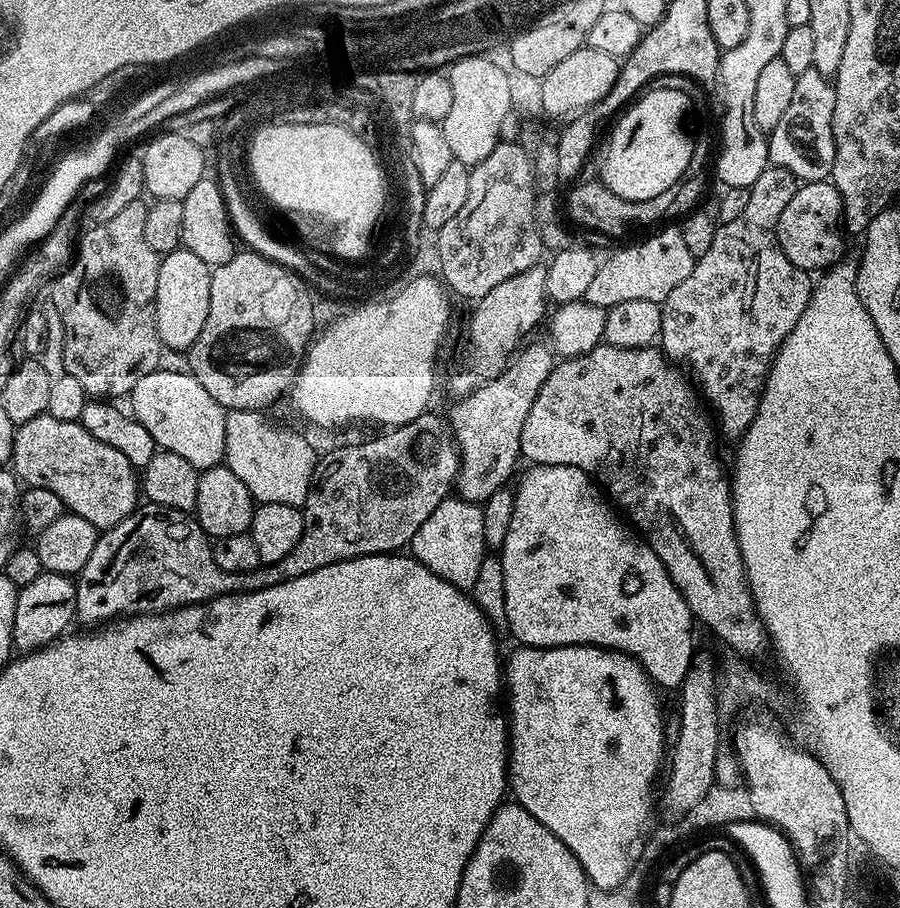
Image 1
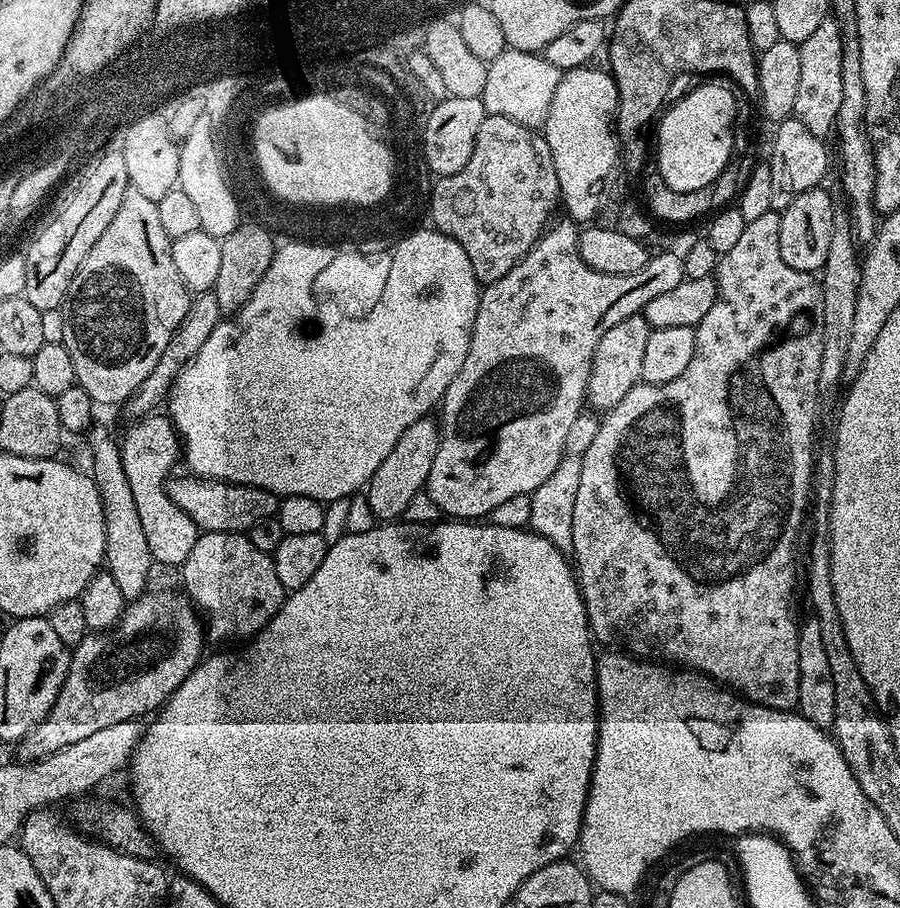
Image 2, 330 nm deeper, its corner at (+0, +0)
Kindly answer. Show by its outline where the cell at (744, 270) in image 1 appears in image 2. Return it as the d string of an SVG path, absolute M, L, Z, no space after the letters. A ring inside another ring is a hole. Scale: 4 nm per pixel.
M773 210L773 211L771 211L771 212L767 212L767 213L766 213L766 214L762 214L762 215L761 215L761 217L759 217L759 218L756 218L756 219L755 219L755 220L754 220L754 222L750 222L750 223L749 223L749 224L745 224L745 226L744 226L744 229L743 229L743 230L742 230L742 235L741 235L741 236L739 236L739 237L738 237L738 243L737 243L737 244L736 244L736 245L734 245L734 246L733 246L733 247L732 247L732 248L731 248L731 249L730 249L730 250L726 250L726 251L725 251L725 252L723 252L723 253L722 253L722 255L721 255L721 256L720 256L720 257L719 257L719 260L718 260L718 263L717 263L717 265L716 265L716 271L715 271L715 273L714 273L714 279L715 279L715 282L716 282L716 301L715 301L715 302L714 302L714 306L710 306L710 314L706 314L706 318L702 318L702 322L701 322L701 323L700 323L700 324L698 324L698 325L696 325L696 327L695 327L695 329L696 329L696 345L695 345L695 346L694 346L694 358L690 358L690 366L686 366L686 370L682 370L682 374L678 374L678 378L674 378L674 382L666 382L666 383L665 383L665 384L646 384L646 383L643 383L643 382L641 382L641 383L639 383L639 384L635 384L635 385L634 385L634 387L632 387L632 389L631 389L631 390L630 390L630 394L626 394L626 398L622 398L622 402L618 402L618 406L614 406L614 407L613 407L613 408L609 408L609 409L607 409L607 412L606 412L606 415L605 415L605 416L608 416L608 417L606 417L606 418L605 418L605 416L604 416L604 417L603 417L603 420L602 420L602 421L601 421L601 422L600 422L600 429L599 429L599 430L598 430L598 432L597 432L597 433L596 433L596 435L595 435L595 437L594 437L594 442L592 442L592 443L591 443L591 445L590 445L590 446L589 446L589 447L587 447L587 449L586 449L586 452L585 452L585 453L584 453L584 455L582 455L582 456L581 456L581 462L582 462L582 476L581 476L581 485L580 485L580 487L579 487L579 488L578 488L578 494L576 494L576 495L575 495L575 503L574 503L574 534L573 534L573 535L572 535L572 547L571 547L571 549L570 549L570 556L571 556L571 559L572 559L572 560L573 560L573 561L574 561L574 571L575 571L575 573L576 573L576 578L577 578L577 581L578 581L578 583L579 583L579 585L580 585L580 593L581 593L581 594L582 594L582 598L583 598L583 599L584 599L584 605L585 605L585 606L586 606L586 614L587 614L587 615L588 615L588 628L589 628L589 629L590 629L590 630L591 630L591 631L592 631L592 635L593 635L593 637L594 637L594 640L595 640L595 643L596 643L596 644L597 644L597 645L600 645L600 644L608 644L608 645L604 645L604 646L615 646L615 647L616 647L616 648L617 648L617 649L620 649L620 650L624 650L624 649L627 649L627 651L628 651L628 652L629 652L629 653L631 653L631 655L632 655L632 656L633 656L633 657L636 657L636 658L647 658L647 659L649 659L649 660L651 660L651 661L653 661L653 662L667 662L667 663L668 663L668 664L669 664L669 665L672 665L672 666L679 666L679 667L680 667L680 668L681 668L681 669L684 669L684 670L691 670L691 671L693 671L693 672L698 672L698 673L700 673L700 675L701 675L701 676L706 676L706 677L708 677L708 679L709 679L709 680L715 680L715 681L716 681L716 683L717 683L717 685L720 685L720 686L723 686L723 687L724 687L724 688L725 688L725 689L728 689L728 690L731 690L731 691L732 691L732 692L733 692L733 693L736 693L736 694L739 694L739 695L740 695L740 696L741 696L741 697L743 697L743 699L745 699L745 700L751 700L751 701L752 701L752 703L754 703L754 704L761 704L761 705L762 705L762 706L766 706L766 707L767 707L767 708L776 708L776 709L778 709L778 711L779 711L779 712L786 712L786 711L789 711L789 710L792 710L792 709L795 709L795 708L796 708L796 703L797 703L797 702L798 702L798 634L799 634L799 633L800 633L800 624L799 624L799 623L798 623L798 619L797 619L797 620L796 620L796 612L795 612L795 610L794 610L794 609L792 609L792 595L794 595L794 594L795 594L795 592L796 592L796 543L798 543L798 542L799 542L799 540L800 540L800 527L802 527L802 526L803 526L803 524L806 524L806 513L807 513L807 512L808 512L808 511L809 511L809 508L810 508L810 497L811 497L811 496L812 496L812 495L813 495L813 491L812 491L812 483L813 483L813 481L814 481L814 451L813 451L813 452L812 452L812 443L814 443L814 442L815 442L815 440L816 440L816 403L818 403L818 402L819 402L819 400L820 400L820 399L822 399L822 393L821 393L821 391L820 391L820 387L819 387L819 386L818 386L818 370L822 370L822 290L821 290L821 289L820 289L820 282L819 282L819 279L817 279L817 277L816 277L816 276L815 276L815 275L813 275L813 273L811 273L811 272L803 272L803 271L802 271L802 270L794 270L794 269L793 269L793 268L791 268L791 267L790 267L790 266L786 266L786 262L782 262L782 250L778 250L778 226L779 226L779 225L780 225L780 212L779 212L779 211L776 211L776 210Z

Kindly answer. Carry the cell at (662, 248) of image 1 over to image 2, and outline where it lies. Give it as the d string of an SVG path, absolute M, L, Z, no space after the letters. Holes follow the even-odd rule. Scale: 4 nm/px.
M548 230L541 236L540 241L520 259L518 266L514 266L514 270L510 270L510 274L498 278L498 282L483 285L478 302L478 314L474 318L472 327L470 350L466 350L466 362L462 362L462 370L458 370L458 374L454 374L454 382L450 382L442 401L442 407L439 409L441 412L440 416L438 415L440 426L438 454L434 454L434 466L430 466L426 485L428 497L432 499L434 506L438 506L438 510L445 517L476 522L481 518L491 517L492 511L496 507L502 506L502 502L519 496L531 496L532 492L538 490L538 486L541 486L546 478L549 478L550 474L553 474L554 470L558 468L560 459L566 452L566 438L569 437L570 426L585 411L592 355L596 352L602 334L606 334L606 330L610 330L610 326L618 326L618 322L622 322L622 318L630 318L643 313L646 302L658 298L658 294L669 291L673 286L678 286L678 282L685 279L684 257L679 251L660 252L657 256L656 253L649 255L646 266L642 266L642 270L636 271L635 274L602 274L598 270L588 268L586 262L582 262L580 242L575 235L567 236L566 233L560 232L555 236L552 230Z

